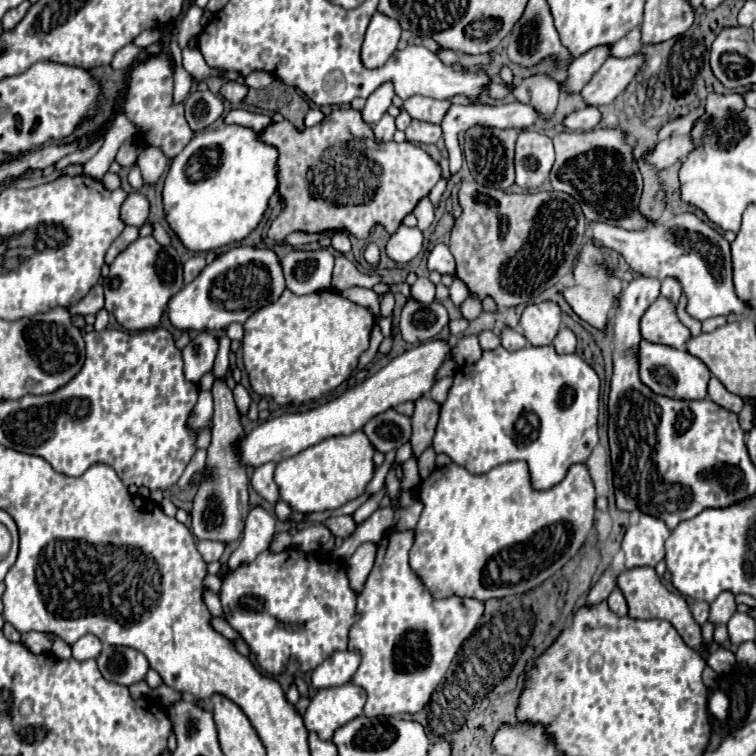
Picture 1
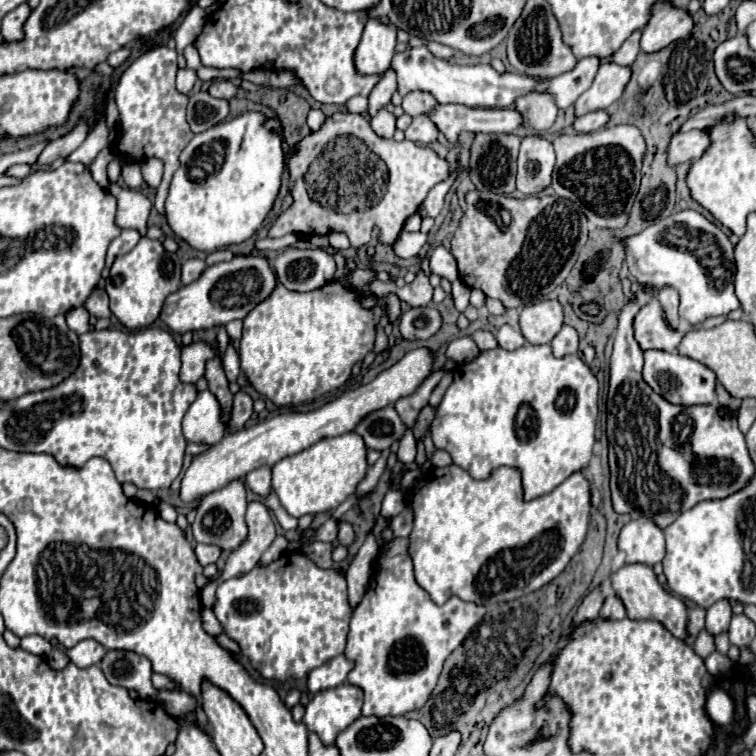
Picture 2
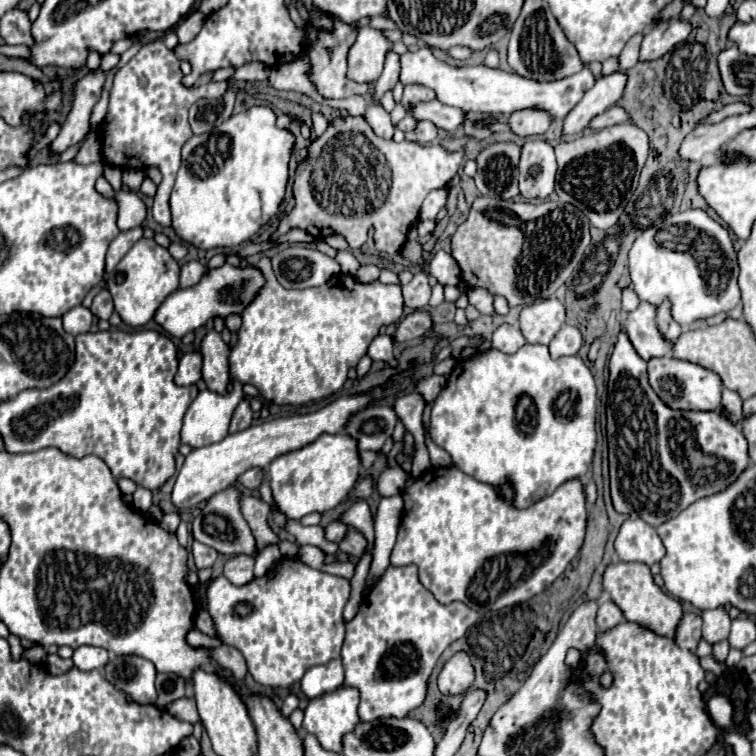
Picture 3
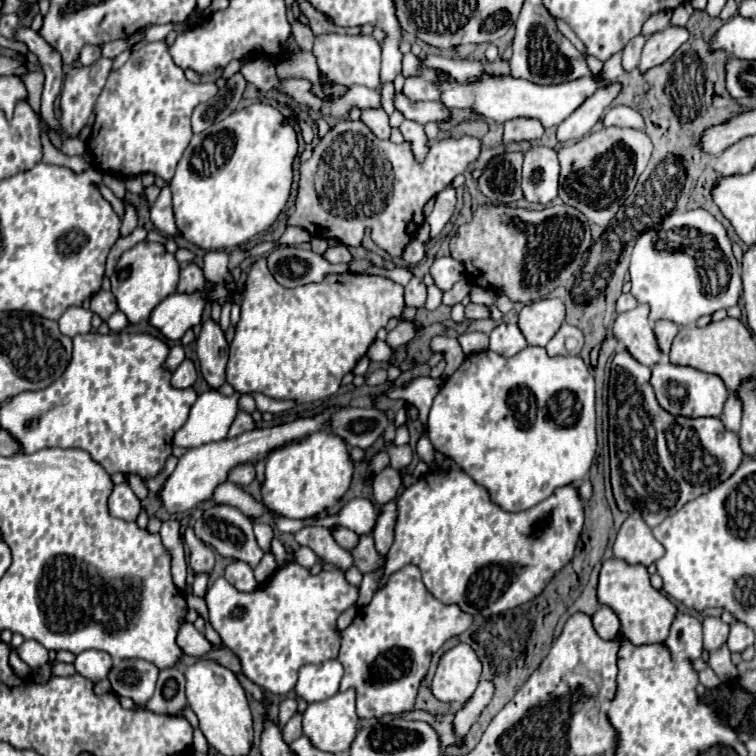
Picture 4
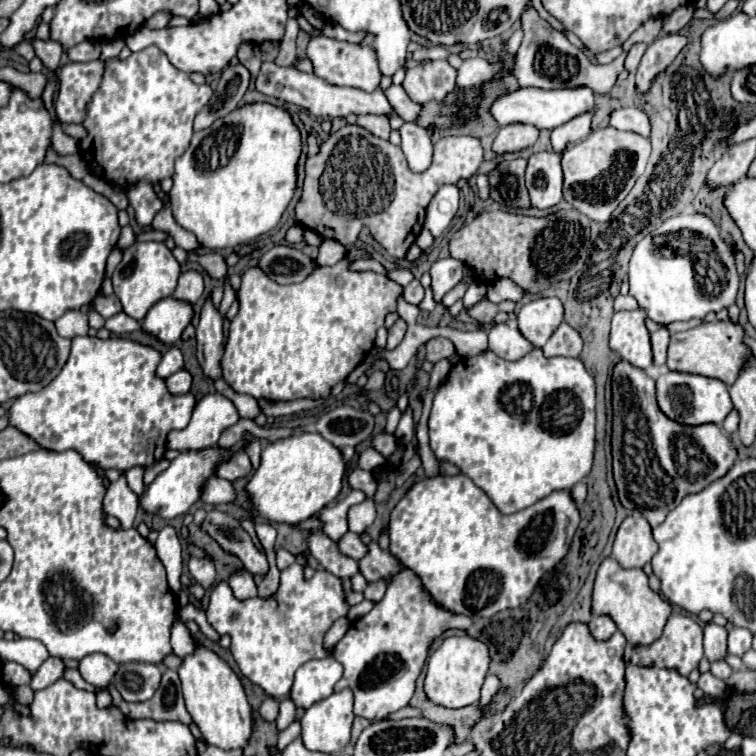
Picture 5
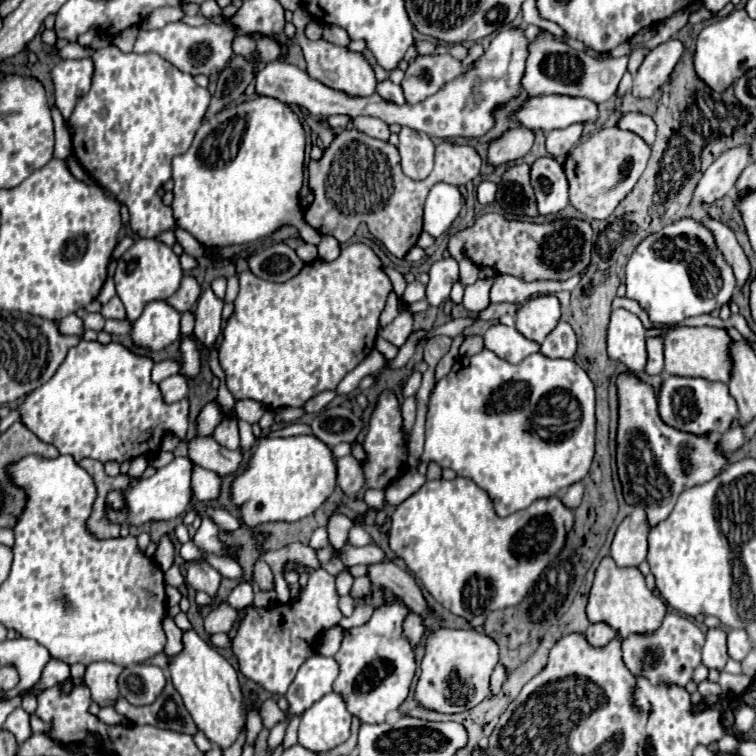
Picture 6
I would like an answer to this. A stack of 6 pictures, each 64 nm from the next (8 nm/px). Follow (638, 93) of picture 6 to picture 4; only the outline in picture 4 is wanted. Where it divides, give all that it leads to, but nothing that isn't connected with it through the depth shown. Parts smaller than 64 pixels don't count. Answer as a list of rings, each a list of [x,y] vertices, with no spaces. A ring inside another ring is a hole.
[[[668,26],[660,32],[654,32],[644,44],[638,68],[644,72],[656,64],[662,64],[664,60],[668,60],[668,56],[672,56],[672,52],[676,52],[676,48],[680,48],[680,44],[688,40],[688,36],[690,34],[684,26]]]

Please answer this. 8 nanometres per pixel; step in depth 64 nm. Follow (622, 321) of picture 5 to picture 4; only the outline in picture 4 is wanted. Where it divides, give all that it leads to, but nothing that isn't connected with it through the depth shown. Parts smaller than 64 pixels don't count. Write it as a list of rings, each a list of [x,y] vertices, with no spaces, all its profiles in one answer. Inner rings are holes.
[[[638,304],[634,310],[624,312],[614,322],[614,336],[632,352],[636,360],[652,366],[664,358],[650,322],[648,304]]]

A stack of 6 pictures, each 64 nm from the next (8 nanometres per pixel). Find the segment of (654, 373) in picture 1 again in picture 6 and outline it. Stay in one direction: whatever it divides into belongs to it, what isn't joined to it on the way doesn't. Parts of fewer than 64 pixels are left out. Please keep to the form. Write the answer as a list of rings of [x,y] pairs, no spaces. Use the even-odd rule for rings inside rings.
[[[666,376],[658,392],[658,404],[660,404],[660,416],[666,424],[692,434],[720,436],[722,432],[728,430],[730,422],[738,418],[738,408],[732,396],[728,394],[728,386],[724,382],[710,382],[704,378]]]

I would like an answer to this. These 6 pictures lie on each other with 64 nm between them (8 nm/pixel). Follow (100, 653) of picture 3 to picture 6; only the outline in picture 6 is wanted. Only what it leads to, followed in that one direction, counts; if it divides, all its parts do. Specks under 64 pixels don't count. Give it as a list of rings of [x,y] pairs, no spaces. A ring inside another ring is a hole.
[[[98,660],[90,662],[84,672],[84,682],[92,692],[92,700],[98,702],[100,706],[112,706],[112,700],[118,696],[118,686],[116,678],[122,672],[122,666]]]

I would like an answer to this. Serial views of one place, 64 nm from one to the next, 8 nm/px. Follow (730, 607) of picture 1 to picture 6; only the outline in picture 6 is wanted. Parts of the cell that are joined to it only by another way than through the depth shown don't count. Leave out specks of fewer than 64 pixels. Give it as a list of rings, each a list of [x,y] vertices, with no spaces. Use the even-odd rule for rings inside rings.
[[[708,628],[706,632],[706,644],[702,650],[702,662],[708,668],[722,670],[728,660],[726,652],[726,632],[722,628]]]

